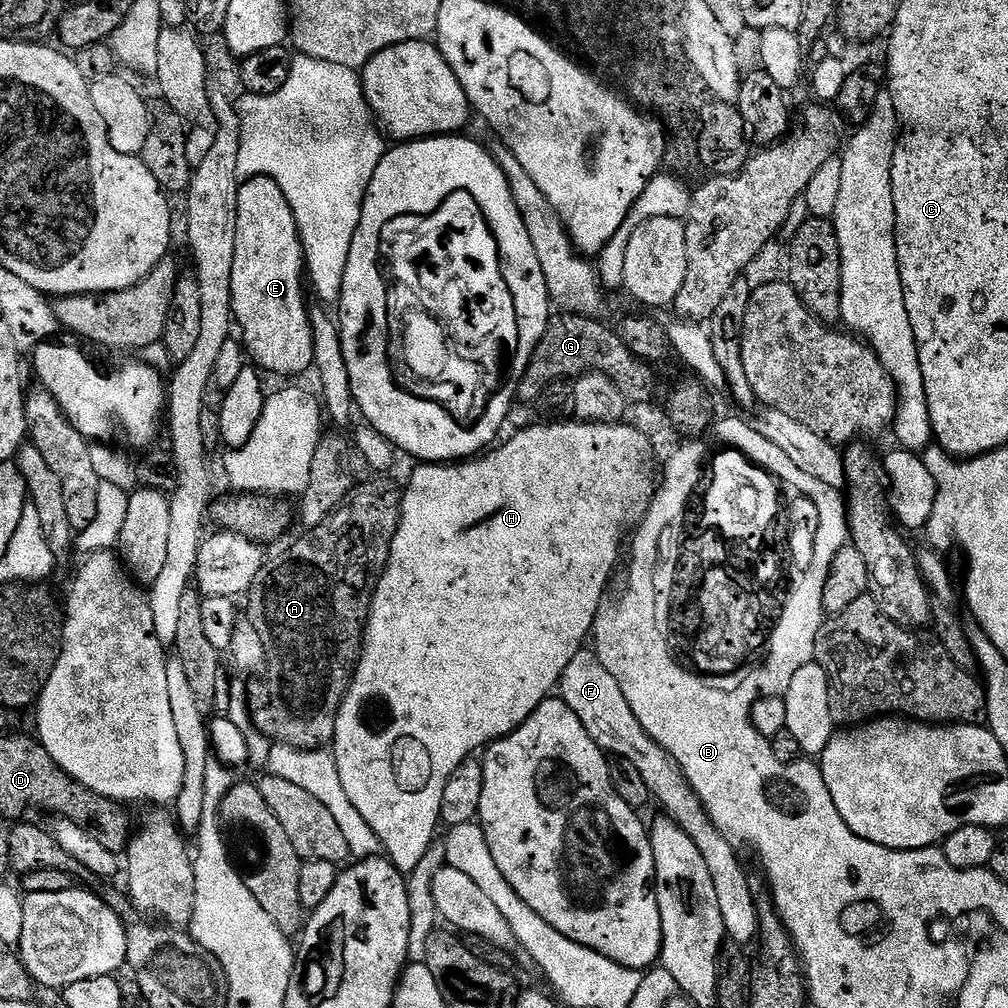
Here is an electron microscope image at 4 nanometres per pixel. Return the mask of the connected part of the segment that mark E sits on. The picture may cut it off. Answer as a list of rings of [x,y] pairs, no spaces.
[[[269,176],[243,181],[238,194],[238,234],[230,278],[232,314],[247,355],[251,359],[253,356],[265,373],[296,376],[313,367],[310,304],[304,301],[304,286],[306,290],[304,248],[286,194]]]

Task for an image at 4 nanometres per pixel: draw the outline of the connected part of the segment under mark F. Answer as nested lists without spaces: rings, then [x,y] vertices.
[[[582,648],[570,658],[570,666],[562,674],[558,685],[558,696],[578,714],[578,722],[586,726],[590,738],[605,753],[626,758],[642,774],[648,787],[649,797],[661,804],[666,815],[673,820],[698,846],[706,866],[710,869],[710,878],[714,878],[714,890],[718,894],[718,910],[722,910],[724,935],[731,943],[748,946],[757,939],[760,930],[760,909],[758,896],[752,893],[752,884],[740,865],[737,849],[733,848],[712,826],[705,811],[700,806],[696,791],[684,777],[684,771],[676,765],[675,760],[664,749],[658,747],[642,730],[638,718],[634,718],[634,710],[630,710],[630,702],[626,702],[626,694],[622,694],[622,686],[614,679],[614,674],[602,666],[596,652],[590,648]]]

